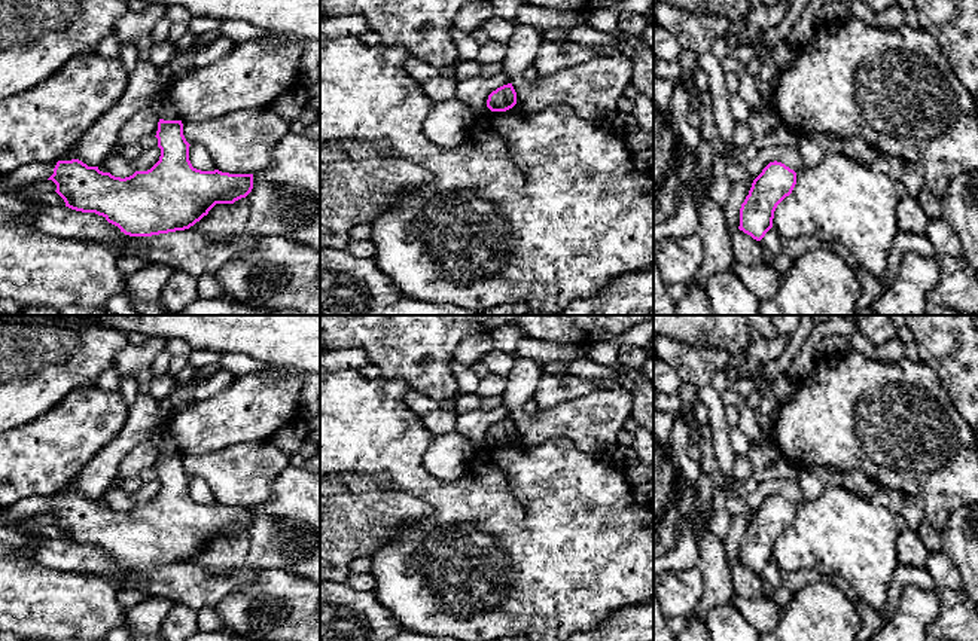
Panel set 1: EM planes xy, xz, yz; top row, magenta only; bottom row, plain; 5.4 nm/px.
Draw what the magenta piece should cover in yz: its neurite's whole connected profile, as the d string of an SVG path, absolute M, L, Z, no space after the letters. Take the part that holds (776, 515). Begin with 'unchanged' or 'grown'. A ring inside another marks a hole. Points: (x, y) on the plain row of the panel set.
unchanged | M770 495L753 513L740 541L738 562L761 574L773 561L777 538L792 526L796 506L782 495Z

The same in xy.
unchanged | M182 454L158 455L159 494L147 504L135 504L121 512L88 500L79 492L58 494L48 512L57 518L57 526L65 540L103 549L130 570L152 570L185 564L199 555L216 537L234 537L253 522L253 507L229 507L219 503L201 504L189 494L189 476L183 468Z

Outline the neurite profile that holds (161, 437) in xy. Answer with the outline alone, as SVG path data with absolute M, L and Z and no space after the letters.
M164 422L162 425L158 425L153 428L150 439L152 445L164 454L180 454L180 449L167 428L167 424Z

